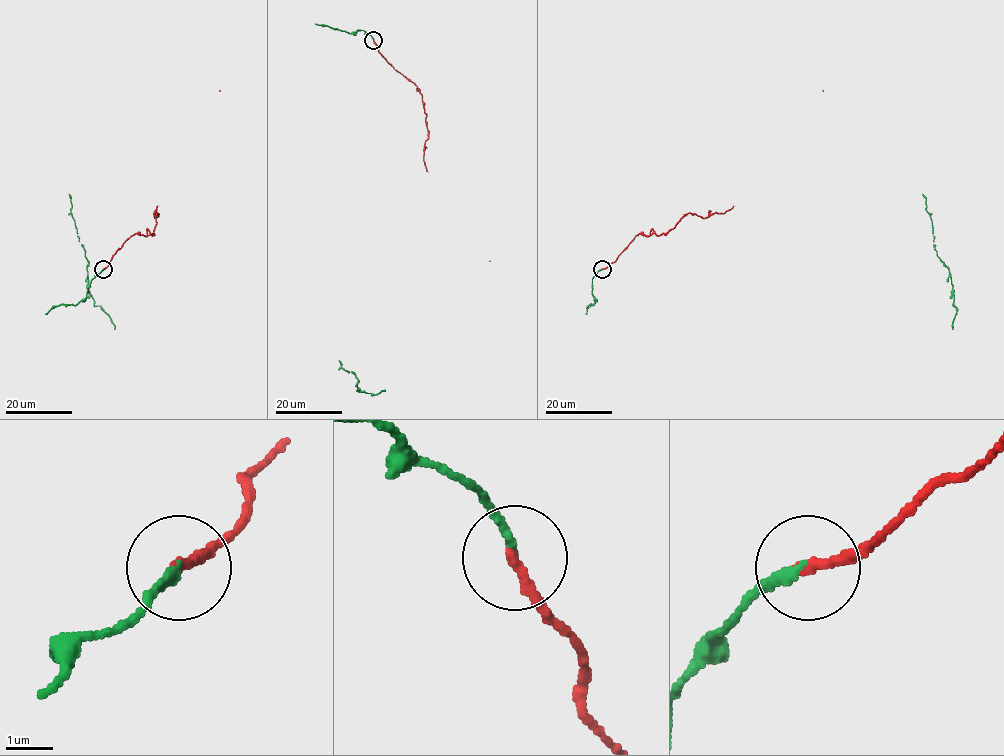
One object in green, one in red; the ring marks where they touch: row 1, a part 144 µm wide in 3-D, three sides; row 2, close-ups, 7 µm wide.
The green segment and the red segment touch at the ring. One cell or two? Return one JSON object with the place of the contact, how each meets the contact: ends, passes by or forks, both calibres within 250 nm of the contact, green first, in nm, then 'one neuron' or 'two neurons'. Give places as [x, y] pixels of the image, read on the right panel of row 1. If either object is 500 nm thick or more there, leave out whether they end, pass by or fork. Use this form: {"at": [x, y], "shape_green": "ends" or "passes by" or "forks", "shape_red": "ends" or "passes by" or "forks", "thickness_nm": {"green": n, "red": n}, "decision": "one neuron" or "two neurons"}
{"at": [602, 269], "shape_green": "ends", "shape_red": "ends", "thickness_nm": {"green": 190, "red": 240}, "decision": "one neuron"}

